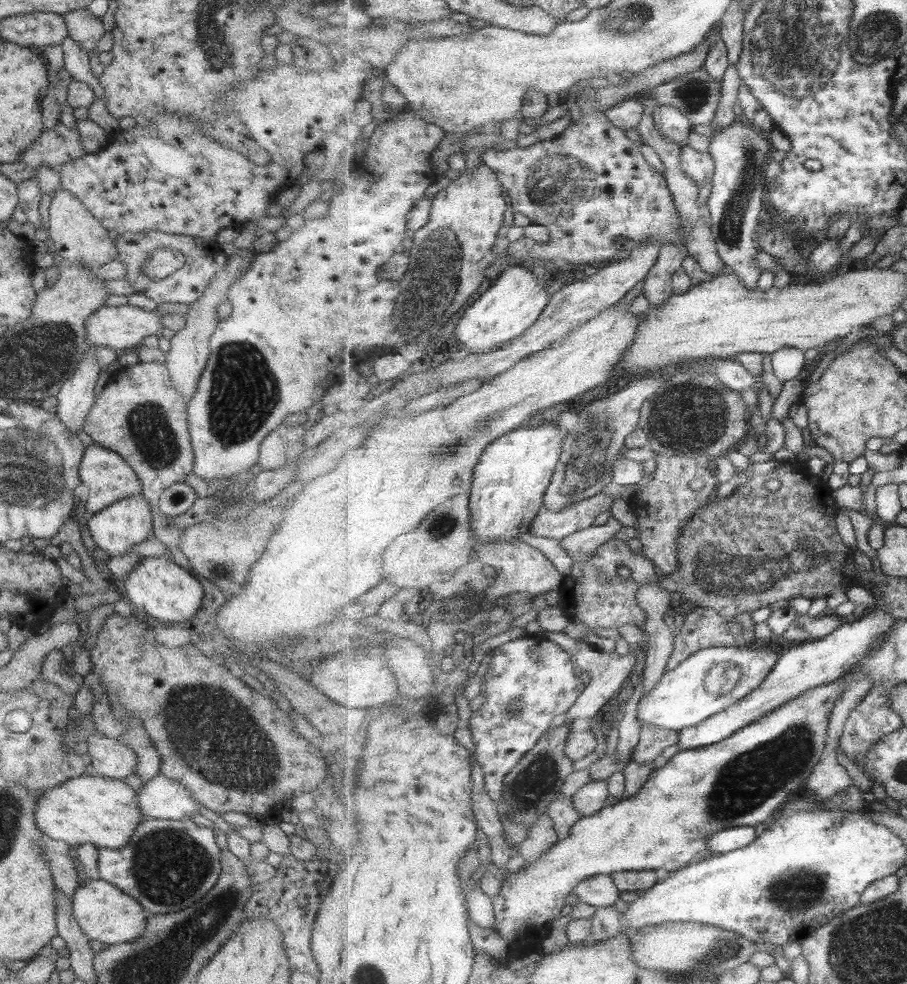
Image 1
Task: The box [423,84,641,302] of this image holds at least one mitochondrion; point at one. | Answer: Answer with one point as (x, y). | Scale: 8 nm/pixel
(562, 183)

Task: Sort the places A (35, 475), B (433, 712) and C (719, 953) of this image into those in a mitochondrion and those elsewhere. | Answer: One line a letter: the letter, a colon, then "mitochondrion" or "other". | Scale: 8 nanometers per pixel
A: mitochondrion
B: other
C: mitochondrion

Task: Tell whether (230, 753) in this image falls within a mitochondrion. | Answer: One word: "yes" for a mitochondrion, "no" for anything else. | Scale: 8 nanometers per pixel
yes

